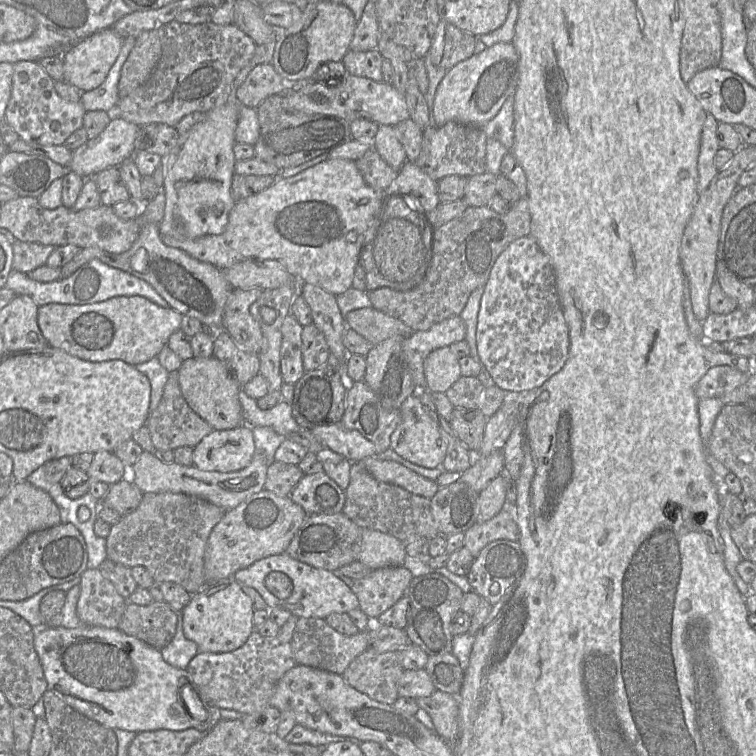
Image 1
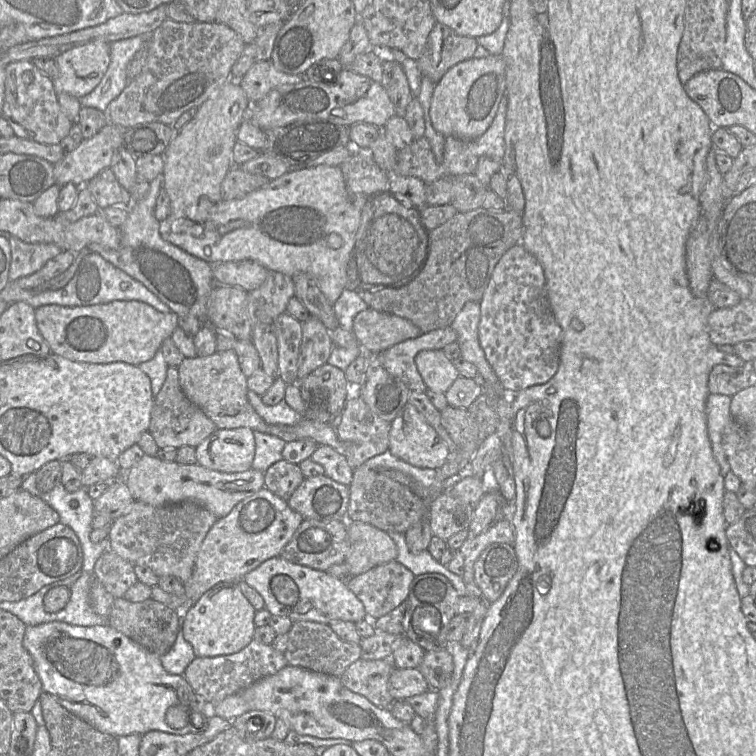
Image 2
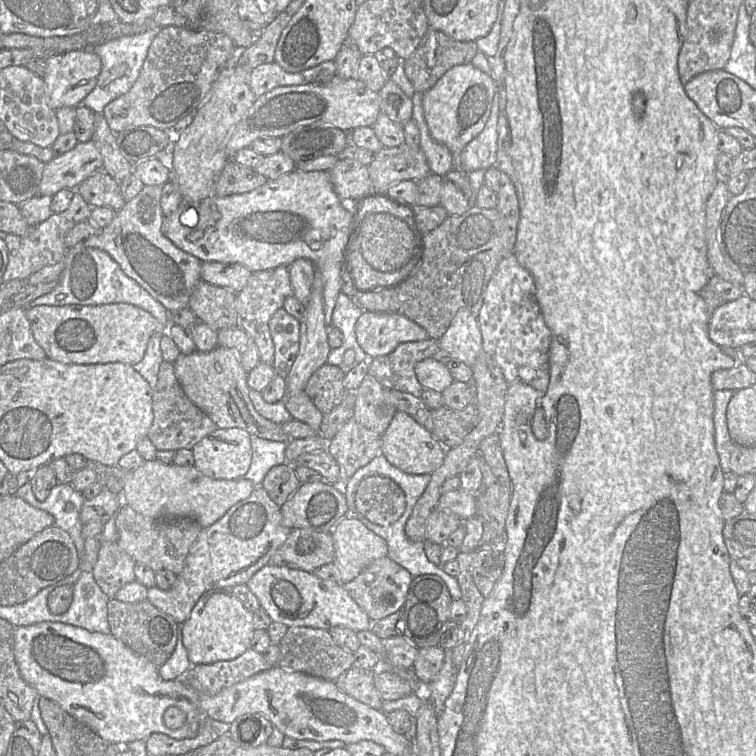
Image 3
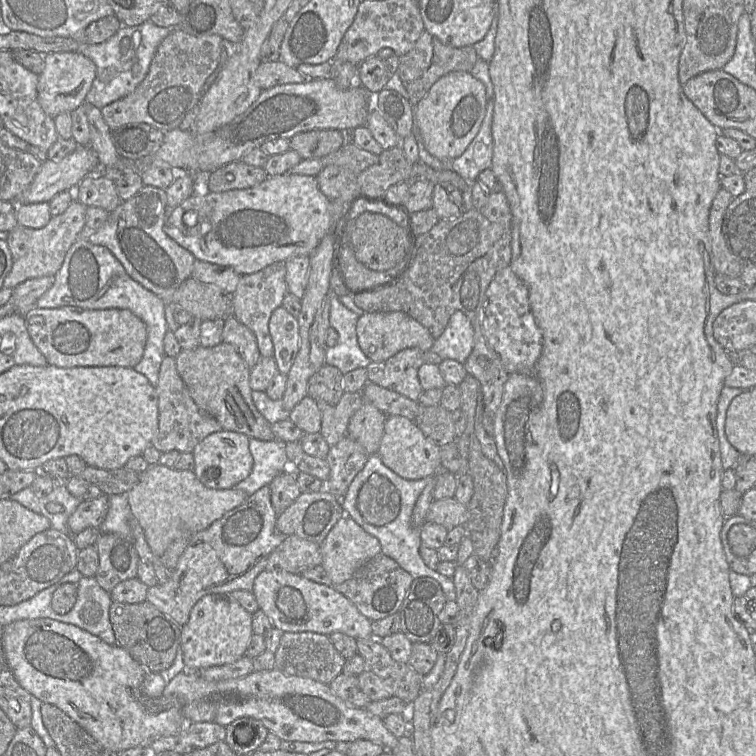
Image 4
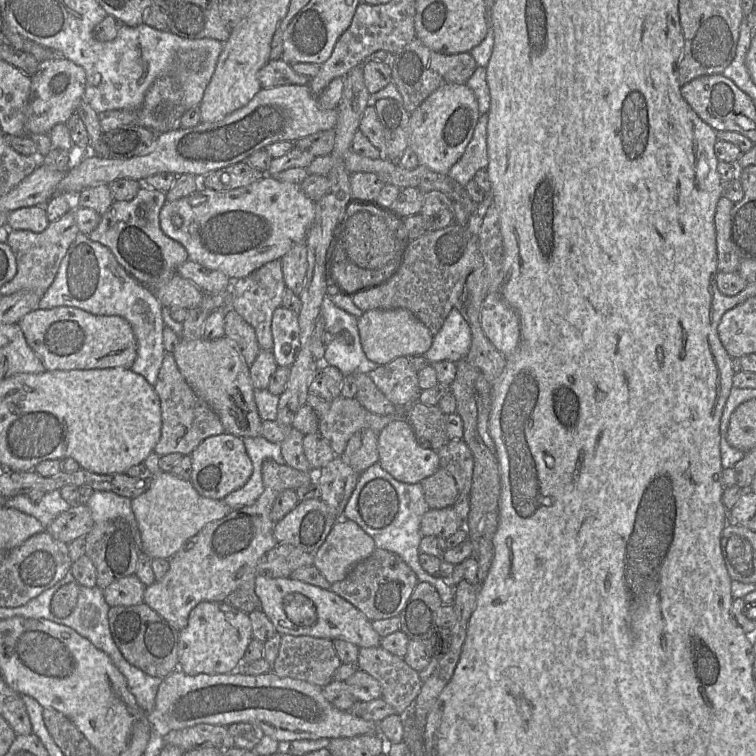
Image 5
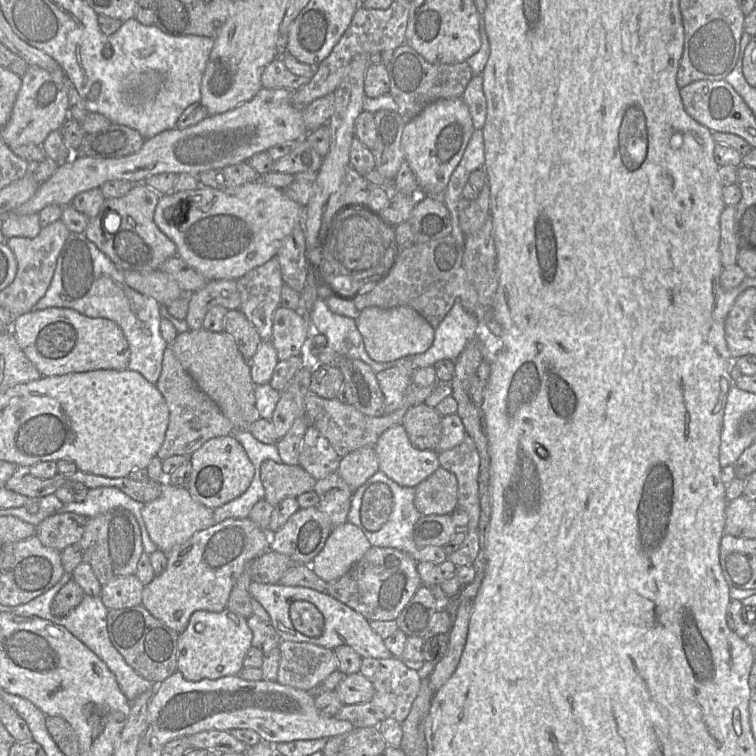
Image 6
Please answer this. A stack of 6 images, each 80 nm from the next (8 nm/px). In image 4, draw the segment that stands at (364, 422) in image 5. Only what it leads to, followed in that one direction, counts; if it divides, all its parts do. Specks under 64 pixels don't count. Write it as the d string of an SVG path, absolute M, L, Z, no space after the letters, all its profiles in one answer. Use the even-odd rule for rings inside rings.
M344 392L340 401L334 405L319 404L322 424L319 434L331 447L348 435L348 425L354 413L364 404L361 392Z

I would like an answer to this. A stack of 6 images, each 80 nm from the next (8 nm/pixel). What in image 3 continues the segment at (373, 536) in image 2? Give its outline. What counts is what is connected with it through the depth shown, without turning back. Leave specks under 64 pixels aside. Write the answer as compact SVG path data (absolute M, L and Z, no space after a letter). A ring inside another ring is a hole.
M346 515L332 532L335 549L334 566L342 583L355 579L374 560L386 557L386 541L360 520Z

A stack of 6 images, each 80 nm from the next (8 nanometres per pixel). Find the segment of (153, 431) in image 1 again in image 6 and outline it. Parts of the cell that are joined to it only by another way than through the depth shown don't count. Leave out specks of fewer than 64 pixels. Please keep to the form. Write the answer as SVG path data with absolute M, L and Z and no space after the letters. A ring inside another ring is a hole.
M171 344L164 351L161 374L156 387L169 408L169 423L164 441L157 453L161 461L174 455L190 457L209 439L233 433L234 427L231 421L222 413L219 406L197 386L176 358Z

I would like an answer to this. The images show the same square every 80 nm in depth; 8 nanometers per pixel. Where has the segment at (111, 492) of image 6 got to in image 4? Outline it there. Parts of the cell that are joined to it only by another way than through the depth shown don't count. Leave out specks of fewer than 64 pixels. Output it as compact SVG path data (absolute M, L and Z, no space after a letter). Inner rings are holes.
M108 495L109 509L104 522L99 527L101 533L116 534L133 544L130 527L132 511L126 495Z

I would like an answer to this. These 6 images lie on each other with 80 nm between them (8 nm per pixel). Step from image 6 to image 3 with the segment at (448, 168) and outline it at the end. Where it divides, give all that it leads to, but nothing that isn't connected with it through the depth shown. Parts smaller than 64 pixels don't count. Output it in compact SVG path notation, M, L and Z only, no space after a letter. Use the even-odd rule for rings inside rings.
M471 63L456 65L447 70L437 83L423 94L424 117L432 138L446 146L453 155L459 155L484 129L496 94L497 86L492 76Z

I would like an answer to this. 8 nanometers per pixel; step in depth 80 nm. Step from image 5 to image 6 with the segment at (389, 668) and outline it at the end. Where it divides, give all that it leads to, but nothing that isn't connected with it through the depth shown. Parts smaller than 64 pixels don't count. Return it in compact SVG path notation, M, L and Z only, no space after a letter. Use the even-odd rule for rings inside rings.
M391 656L387 659L362 658L360 673L374 686L375 693L370 702L379 707L386 718L402 723L408 716L421 686L418 672L408 668L401 659Z

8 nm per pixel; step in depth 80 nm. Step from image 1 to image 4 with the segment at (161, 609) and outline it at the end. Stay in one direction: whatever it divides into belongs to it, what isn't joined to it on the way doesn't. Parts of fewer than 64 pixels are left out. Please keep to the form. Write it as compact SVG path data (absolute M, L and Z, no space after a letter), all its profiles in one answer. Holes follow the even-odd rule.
M147 600L137 604L112 602L109 619L117 644L148 672L160 673L173 664L180 643L182 626L152 603Z

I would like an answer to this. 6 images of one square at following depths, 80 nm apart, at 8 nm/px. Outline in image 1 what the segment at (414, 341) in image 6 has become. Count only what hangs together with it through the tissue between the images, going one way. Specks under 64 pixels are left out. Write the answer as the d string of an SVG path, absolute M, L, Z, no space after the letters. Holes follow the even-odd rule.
M374 307L359 308L345 316L347 328L353 329L373 345L393 336L409 336L413 331L400 320Z

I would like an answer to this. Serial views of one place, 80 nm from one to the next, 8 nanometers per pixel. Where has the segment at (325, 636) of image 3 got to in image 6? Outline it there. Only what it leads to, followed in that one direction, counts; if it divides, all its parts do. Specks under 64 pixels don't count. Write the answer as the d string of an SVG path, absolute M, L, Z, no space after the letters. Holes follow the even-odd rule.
M281 641L277 682L309 691L338 668L333 650L306 642Z

